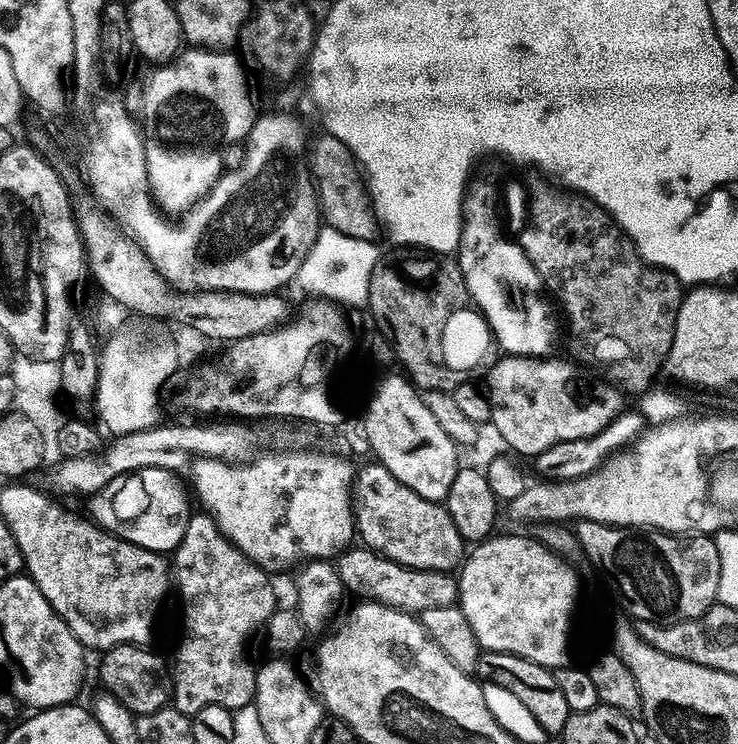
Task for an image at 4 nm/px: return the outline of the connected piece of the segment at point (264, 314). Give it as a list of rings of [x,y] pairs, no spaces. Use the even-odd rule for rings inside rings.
[[[91,195],[75,197],[74,215],[84,243],[86,272],[96,279],[103,295],[120,303],[140,318],[185,324],[212,340],[231,342],[269,331],[285,319],[284,300],[280,294],[250,292],[196,292],[185,294],[174,289],[154,267],[135,240],[108,215]],[[136,312],[136,313],[134,313]],[[173,320],[173,321],[172,321]],[[176,323],[176,324],[175,324]]]

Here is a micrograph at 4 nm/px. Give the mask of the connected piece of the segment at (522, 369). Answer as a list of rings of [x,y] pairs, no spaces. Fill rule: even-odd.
[[[507,354],[501,355],[499,358],[501,360],[496,365],[493,363],[487,369],[489,372],[486,395],[492,407],[490,424],[491,427],[496,427],[497,434],[514,451],[521,452],[528,458],[535,458],[538,454],[542,454],[542,450],[550,450],[550,446],[554,446],[554,442],[570,442],[574,438],[597,436],[607,424],[625,411],[625,393],[615,386],[596,388],[592,392],[592,397],[585,404],[575,404],[572,401],[572,380],[564,373],[563,366],[555,364],[552,358],[509,356]]]

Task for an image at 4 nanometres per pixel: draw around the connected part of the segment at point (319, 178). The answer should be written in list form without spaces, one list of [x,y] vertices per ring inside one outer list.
[[[324,134],[324,137],[317,142],[316,149],[314,148],[315,144],[310,152],[310,171],[314,177],[316,194],[320,201],[320,215],[323,223],[342,234],[350,234],[354,238],[375,241],[377,239],[376,228],[378,232],[378,217],[375,208],[372,206],[372,197],[368,194],[368,185],[362,175],[362,169],[357,164],[352,151],[338,137],[331,134]]]

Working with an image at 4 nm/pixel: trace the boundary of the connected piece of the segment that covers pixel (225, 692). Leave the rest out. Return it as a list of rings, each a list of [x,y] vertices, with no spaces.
[[[207,514],[189,515],[188,525],[186,526],[186,534],[182,534],[182,542],[178,542],[176,551],[171,553],[170,568],[174,573],[174,584],[180,587],[180,600],[184,603],[184,637],[180,640],[180,645],[176,648],[176,661],[173,659],[170,664],[172,673],[172,699],[171,703],[182,714],[186,714],[191,718],[198,710],[202,710],[202,706],[222,706],[223,708],[231,708],[233,710],[253,703],[256,699],[256,668],[254,664],[248,661],[248,639],[255,632],[259,633],[264,625],[268,623],[270,614],[275,612],[278,607],[276,601],[276,592],[272,589],[273,577],[264,569],[257,566],[250,558],[246,558],[240,551],[230,543],[228,539],[218,530],[218,526]]]

